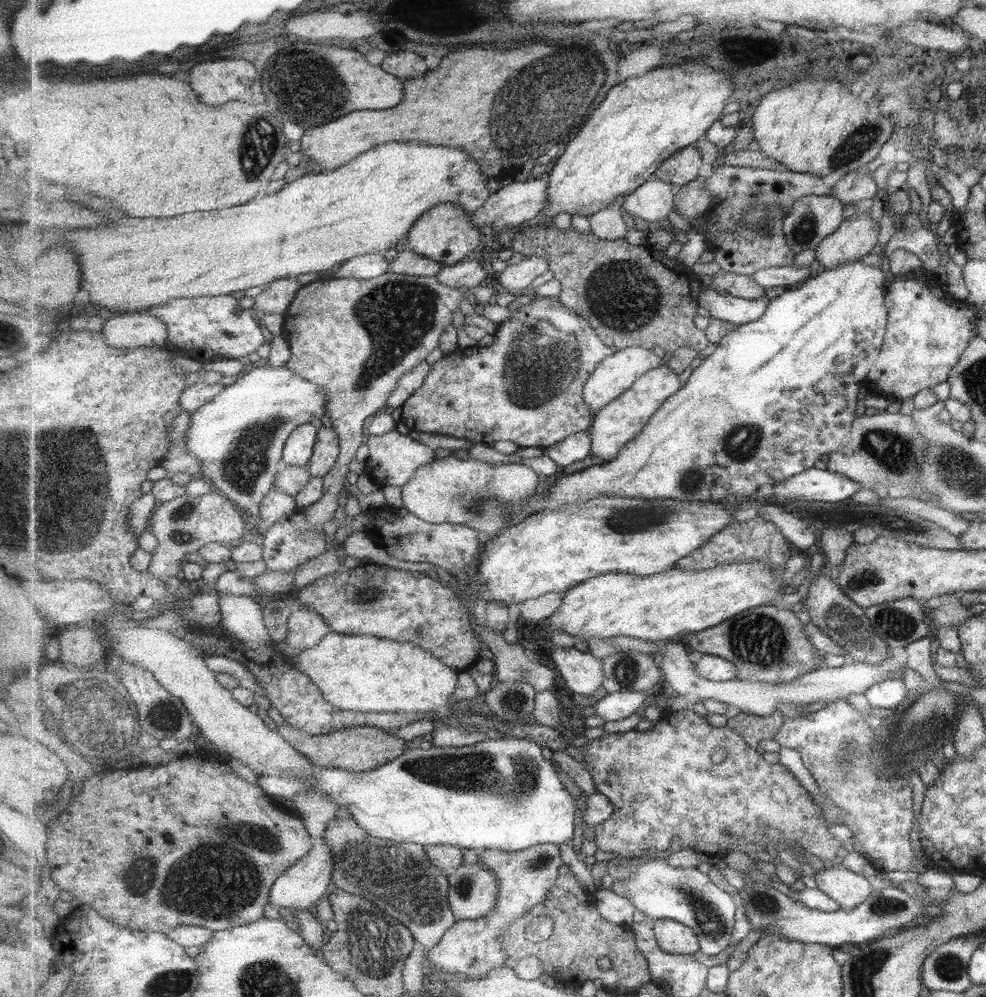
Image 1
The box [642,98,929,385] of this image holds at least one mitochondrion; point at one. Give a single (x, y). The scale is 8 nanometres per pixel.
(855, 146)

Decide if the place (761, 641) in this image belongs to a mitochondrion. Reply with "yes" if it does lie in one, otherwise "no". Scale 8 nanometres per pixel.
yes

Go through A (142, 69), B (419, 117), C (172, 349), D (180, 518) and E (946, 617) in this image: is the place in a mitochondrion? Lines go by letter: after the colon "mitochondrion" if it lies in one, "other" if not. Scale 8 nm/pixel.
A: other
B: other
C: other
D: mitochondrion
E: other

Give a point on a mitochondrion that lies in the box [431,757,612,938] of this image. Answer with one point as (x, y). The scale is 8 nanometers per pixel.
(464, 886)

